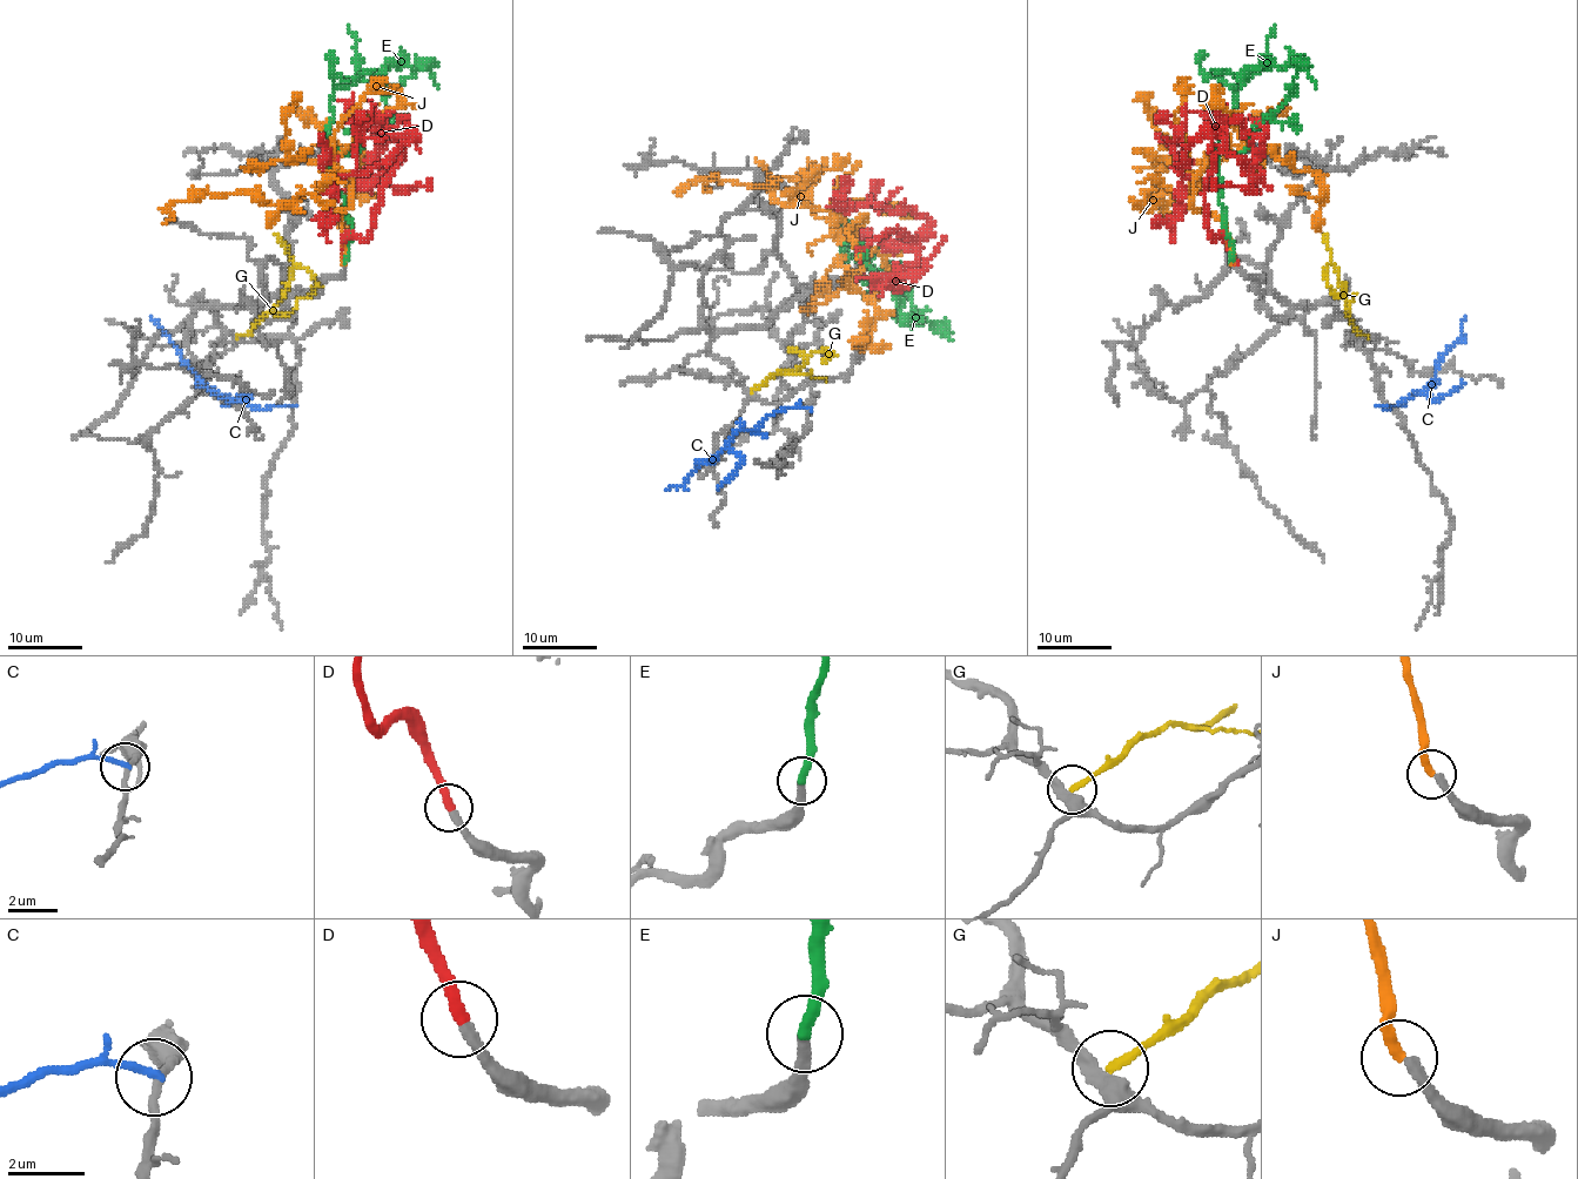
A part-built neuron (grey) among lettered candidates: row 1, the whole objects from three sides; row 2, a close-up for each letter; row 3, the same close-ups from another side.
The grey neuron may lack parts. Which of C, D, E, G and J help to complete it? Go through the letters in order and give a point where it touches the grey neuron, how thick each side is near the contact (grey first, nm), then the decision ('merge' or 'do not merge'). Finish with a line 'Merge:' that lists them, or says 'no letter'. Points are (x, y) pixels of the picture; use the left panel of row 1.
C: meets grey at (293, 405); 220 nm thick on the grey side, 240 nm on the other; do not merge
D: meets grey at (344, 262); 320 nm thick on the grey side, 340 nm on the other; merge
E: meets grey at (346, 263); 320 nm thick on the grey side, 320 nm on the other; do not merge
G: meets grey at (236, 336); 400 nm thick on the grey side, 280 nm on the other; do not merge
J: meets grey at (343, 263); 320 nm thick on the grey side, 300 nm on the other; do not merge
Merge: D

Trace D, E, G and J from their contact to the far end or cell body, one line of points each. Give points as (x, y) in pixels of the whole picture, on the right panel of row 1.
D: (1235, 263), (1229, 244), (1207, 229), (1204, 182), (1221, 137), (1192, 142), (1179, 172), (1188, 175), (1157, 133)
E: (1233, 263), (1217, 155), (1240, 155), (1248, 147), (1253, 128), (1289, 96), (1303, 65), (1316, 89)
G: (1367, 336), (1347, 314), (1337, 270), (1331, 264), (1325, 268), (1324, 277), (1337, 296), (1338, 292)
J: (1233, 263), (1227, 228), (1189, 203), (1199, 172), (1181, 203), (1160, 191), (1153, 200), (1169, 223)

